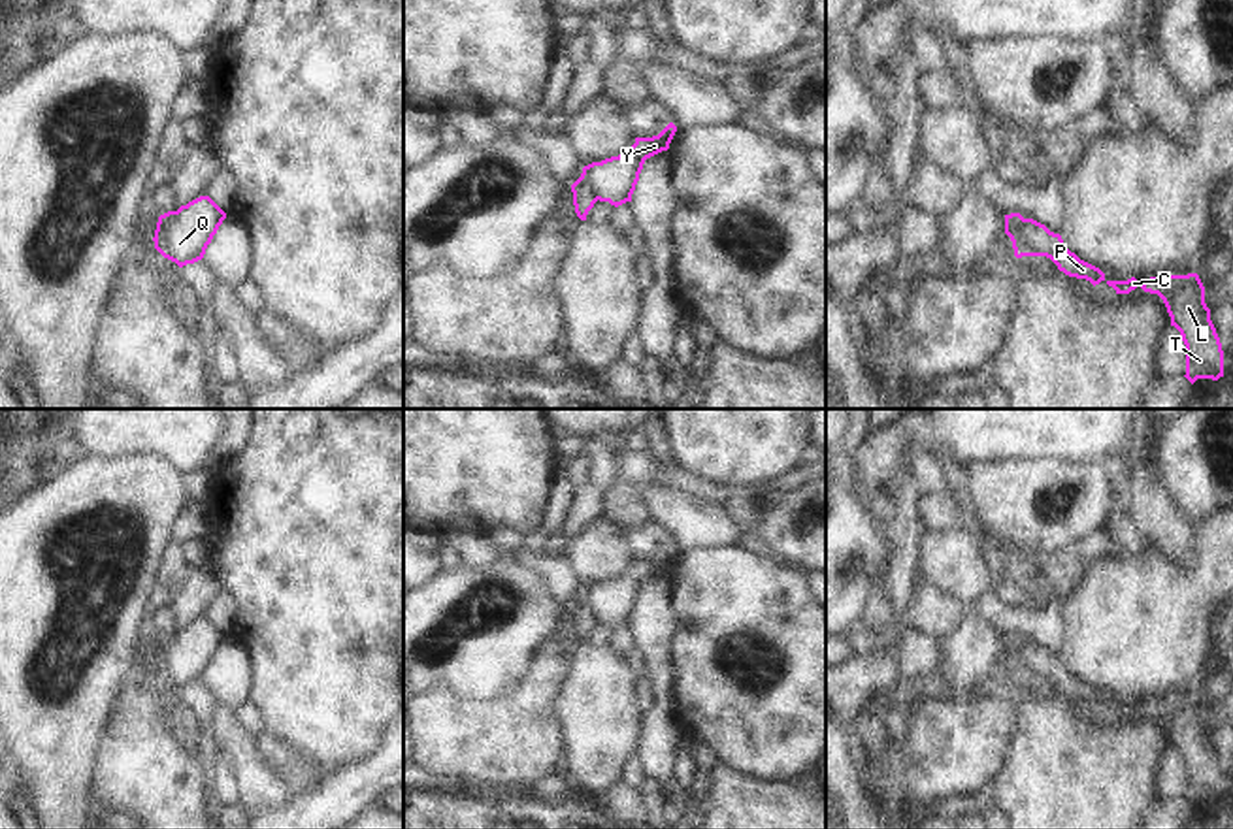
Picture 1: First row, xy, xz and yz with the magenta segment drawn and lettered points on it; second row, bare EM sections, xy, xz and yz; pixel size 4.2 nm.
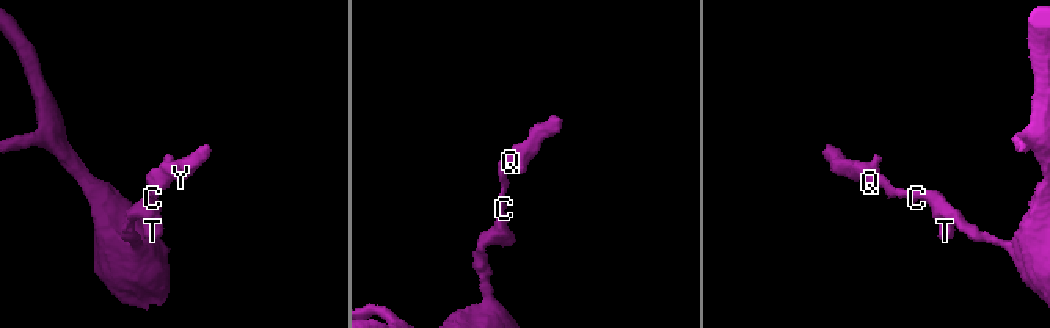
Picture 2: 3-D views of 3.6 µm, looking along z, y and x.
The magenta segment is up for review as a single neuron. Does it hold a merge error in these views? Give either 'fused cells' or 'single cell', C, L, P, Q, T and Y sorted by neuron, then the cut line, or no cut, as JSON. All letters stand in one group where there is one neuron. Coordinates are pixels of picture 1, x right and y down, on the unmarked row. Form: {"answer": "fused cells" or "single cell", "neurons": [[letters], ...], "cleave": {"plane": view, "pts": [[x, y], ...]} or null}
{"answer": "fused cells", "neurons": [["C", "L", "P", "T"], ["Q", "Y"]], "cleave": {"plane": "yz", "pts": [[1026, 641], [1022, 649], [1024, 677]]}}

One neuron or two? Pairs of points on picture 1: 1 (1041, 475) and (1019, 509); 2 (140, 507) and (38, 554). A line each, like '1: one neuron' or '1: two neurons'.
1: one neuron
2: one neuron

